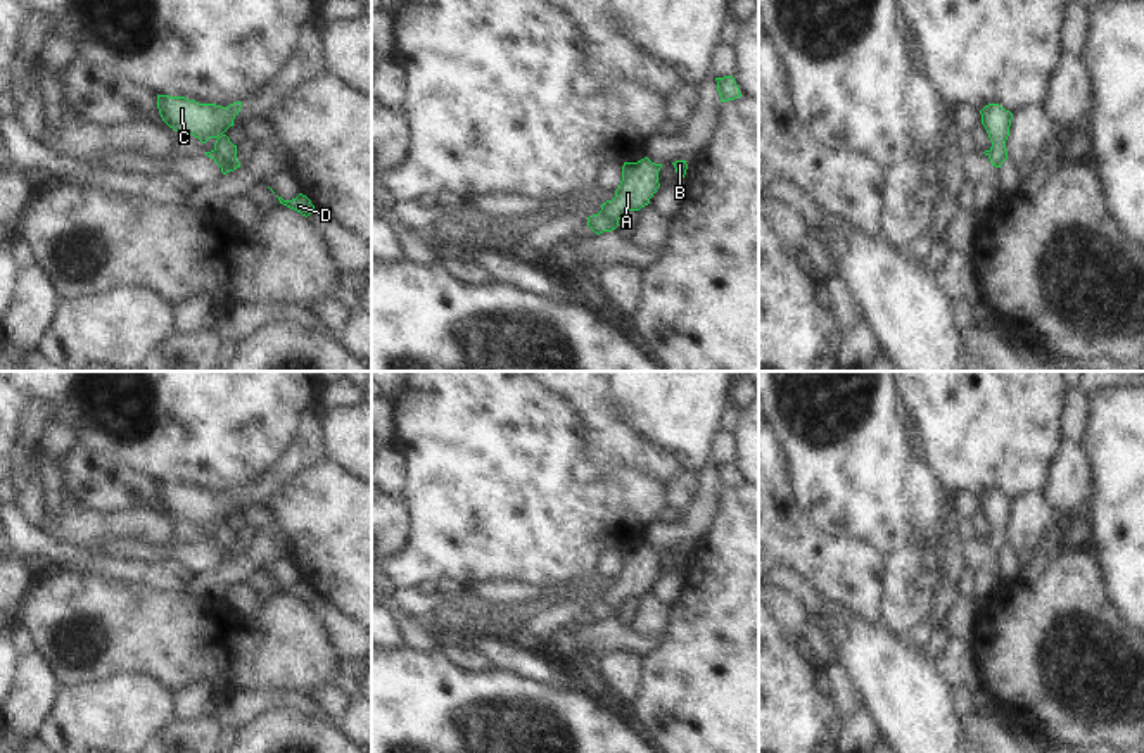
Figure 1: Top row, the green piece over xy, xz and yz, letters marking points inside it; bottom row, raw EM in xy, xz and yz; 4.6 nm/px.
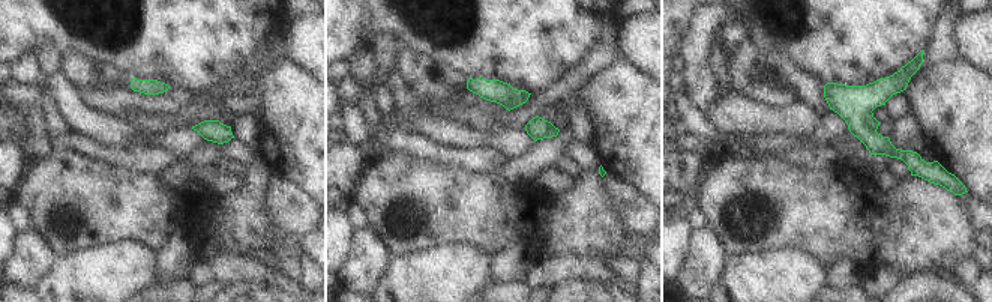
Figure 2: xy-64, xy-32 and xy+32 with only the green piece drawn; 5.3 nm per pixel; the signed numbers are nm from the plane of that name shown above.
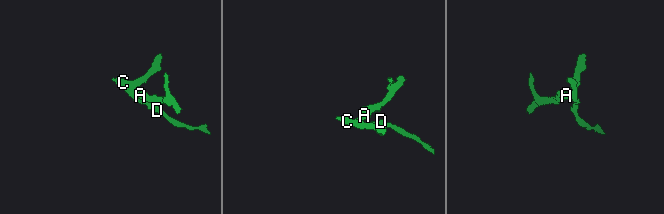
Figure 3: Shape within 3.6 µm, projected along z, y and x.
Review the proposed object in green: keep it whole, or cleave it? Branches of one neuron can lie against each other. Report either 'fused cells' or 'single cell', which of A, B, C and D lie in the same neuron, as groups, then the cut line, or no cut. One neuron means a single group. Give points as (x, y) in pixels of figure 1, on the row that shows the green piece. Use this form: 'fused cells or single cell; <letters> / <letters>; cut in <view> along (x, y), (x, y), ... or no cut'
fused cells; A B / C D; cut in xy along (213, 151), (228, 163), (235, 161)

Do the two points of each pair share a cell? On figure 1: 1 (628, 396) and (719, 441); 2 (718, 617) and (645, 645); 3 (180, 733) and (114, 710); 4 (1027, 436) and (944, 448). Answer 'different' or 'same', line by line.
1: different
2: different
3: different
4: same

